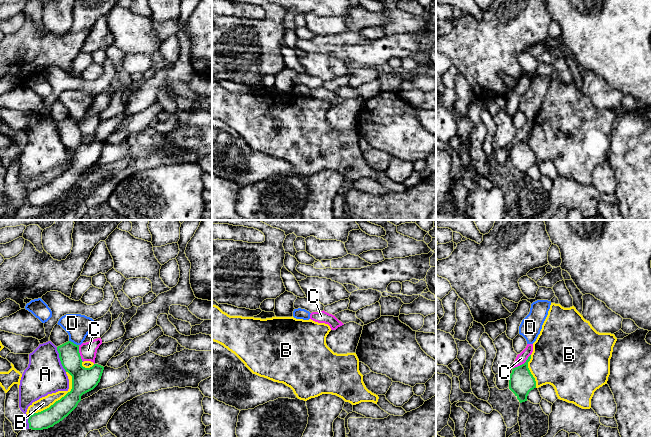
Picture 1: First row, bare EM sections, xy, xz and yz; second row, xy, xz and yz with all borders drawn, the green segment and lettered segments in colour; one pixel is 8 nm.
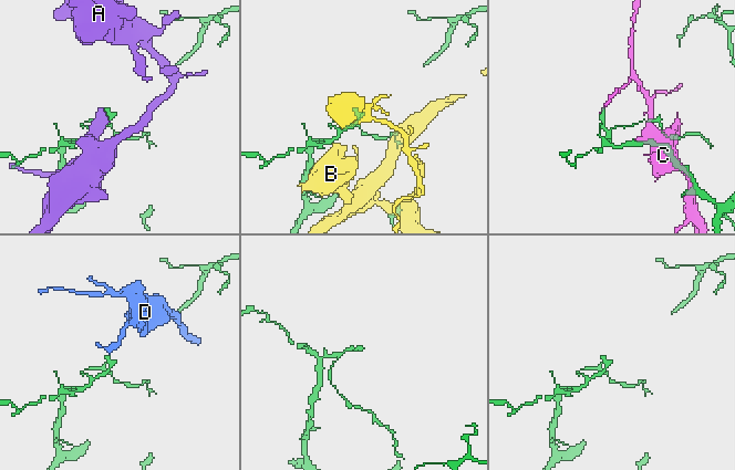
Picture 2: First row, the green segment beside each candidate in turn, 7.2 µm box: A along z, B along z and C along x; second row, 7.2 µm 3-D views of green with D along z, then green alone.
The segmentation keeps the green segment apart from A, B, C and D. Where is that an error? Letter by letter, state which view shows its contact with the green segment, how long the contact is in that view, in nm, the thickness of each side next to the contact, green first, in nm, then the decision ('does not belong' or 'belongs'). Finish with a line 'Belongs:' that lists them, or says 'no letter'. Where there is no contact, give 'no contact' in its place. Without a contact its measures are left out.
A: xy | 220 nm | 190/300 nm | does not belong
B: xy | 460 nm | 190/100 nm | does not belong
C: yz | 180 nm | 200/90 nm | does not belong
D: xy | 80 nm | 170/200 nm | does not belong
Belongs: no letter

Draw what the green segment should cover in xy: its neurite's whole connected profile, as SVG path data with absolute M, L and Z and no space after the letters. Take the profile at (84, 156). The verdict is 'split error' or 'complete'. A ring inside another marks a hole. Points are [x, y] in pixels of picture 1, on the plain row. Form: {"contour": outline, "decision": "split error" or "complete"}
{"contour": "M71 117L58 122L57 127L63 144L72 152L72 165L49 184L29 192L29 204L32 206L48 205L67 193L77 183L81 172L98 161L104 146L98 140L83 143L79 122Z", "decision": "complete"}

